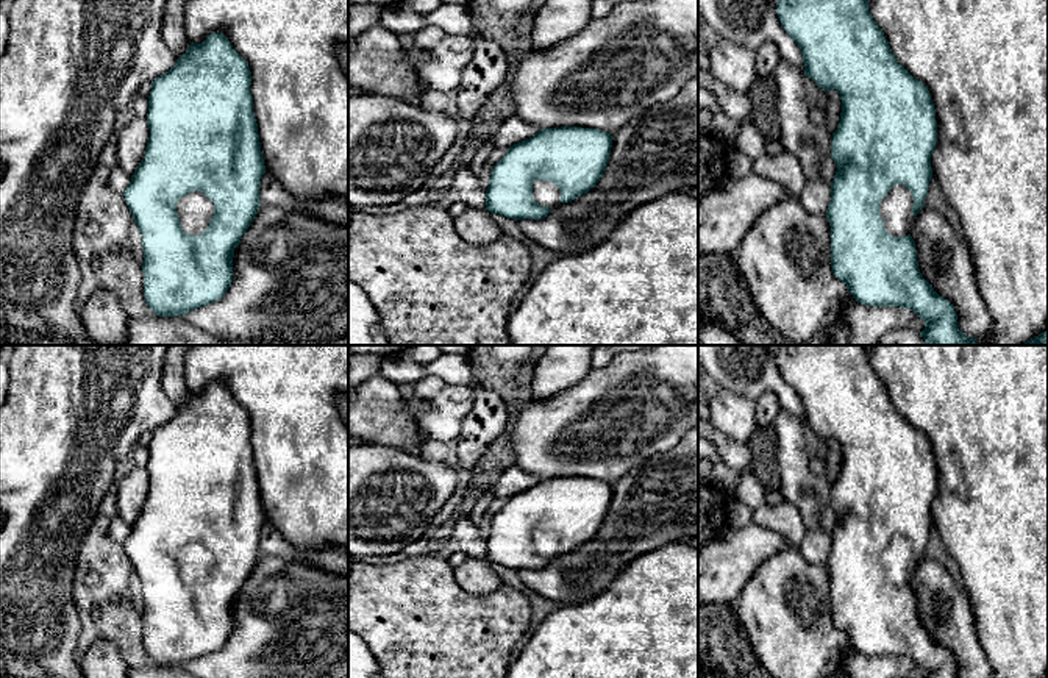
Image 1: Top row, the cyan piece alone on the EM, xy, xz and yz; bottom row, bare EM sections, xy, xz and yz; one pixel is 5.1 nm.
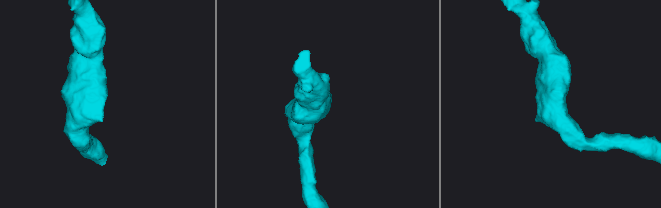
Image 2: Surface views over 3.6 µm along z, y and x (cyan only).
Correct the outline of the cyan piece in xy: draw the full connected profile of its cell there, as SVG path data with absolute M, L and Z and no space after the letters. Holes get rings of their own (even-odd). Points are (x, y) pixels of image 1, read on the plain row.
M211 383L201 394L191 392L175 416L151 431L150 487L123 547L142 586L144 647L155 666L184 666L220 650L233 633L234 598L258 564L266 523L250 434L247 411L223 383Z

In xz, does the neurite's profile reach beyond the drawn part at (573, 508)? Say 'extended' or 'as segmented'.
extended

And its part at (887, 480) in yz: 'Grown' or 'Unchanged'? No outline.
Grown

